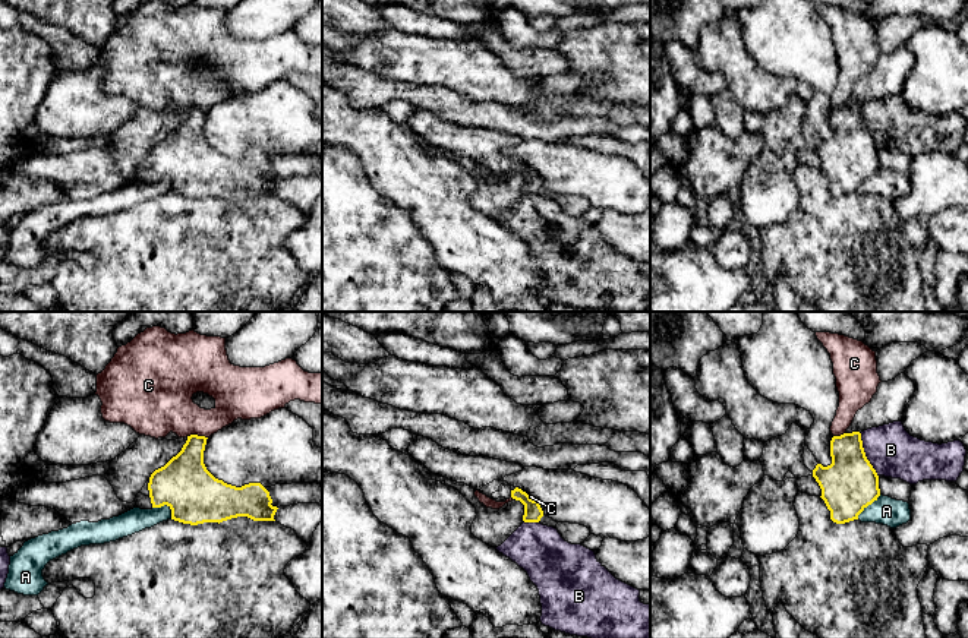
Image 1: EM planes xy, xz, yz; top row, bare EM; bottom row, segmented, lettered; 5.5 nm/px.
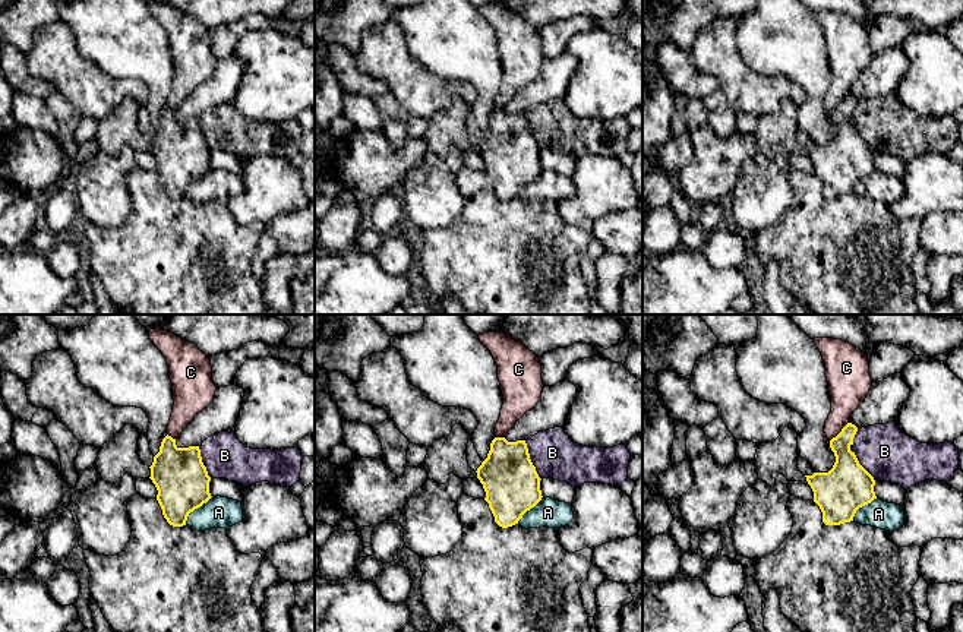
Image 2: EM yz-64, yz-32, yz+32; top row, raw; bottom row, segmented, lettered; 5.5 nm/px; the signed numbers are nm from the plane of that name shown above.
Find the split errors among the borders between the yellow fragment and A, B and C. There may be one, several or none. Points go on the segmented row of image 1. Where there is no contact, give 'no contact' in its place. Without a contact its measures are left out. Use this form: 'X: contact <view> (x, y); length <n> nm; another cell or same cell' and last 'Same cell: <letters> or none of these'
A: contact xy (166, 504); length 130 nm; another cell
B: contact yz (864, 455); length 260 nm; another cell
C: contact xy (196, 435); length 110 nm; another cell
Same cell: none of these

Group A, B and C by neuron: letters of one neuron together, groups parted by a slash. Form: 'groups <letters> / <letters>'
groups A / B / C

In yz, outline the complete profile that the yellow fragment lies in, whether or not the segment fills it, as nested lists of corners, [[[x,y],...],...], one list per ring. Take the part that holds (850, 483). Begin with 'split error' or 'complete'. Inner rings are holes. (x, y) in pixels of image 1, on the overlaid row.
split error | [[[844,433],[830,440],[832,464],[823,467],[817,462],[808,446],[804,446],[804,465],[813,473],[813,477],[822,489],[822,499],[830,511],[830,519],[836,524],[845,524],[858,519],[858,515],[880,496],[879,476],[865,457],[861,433]]]

